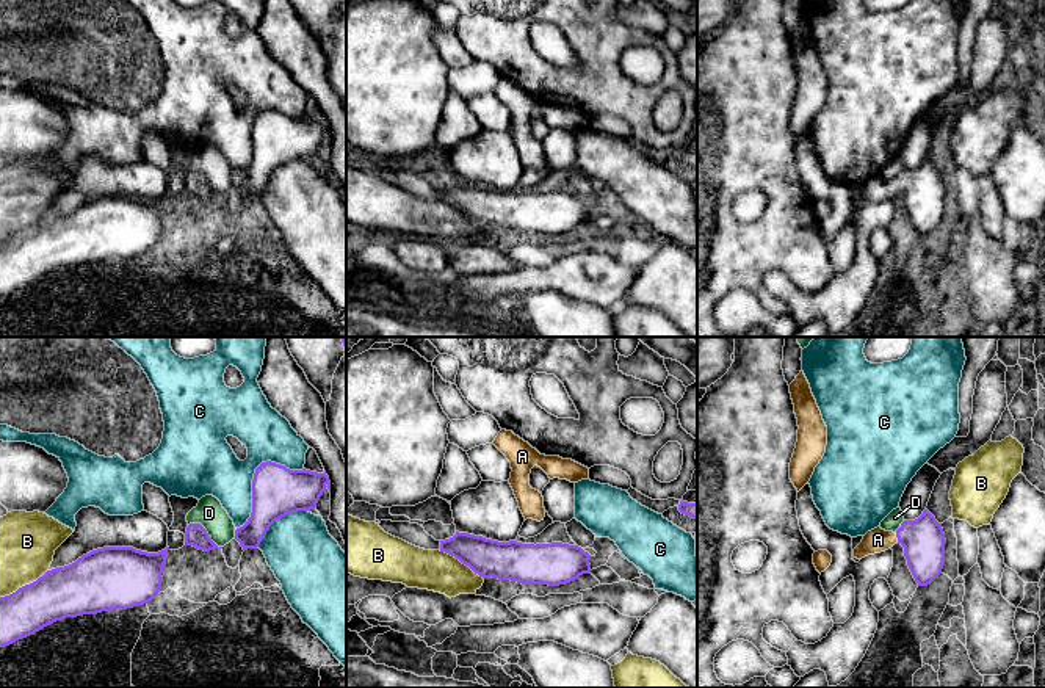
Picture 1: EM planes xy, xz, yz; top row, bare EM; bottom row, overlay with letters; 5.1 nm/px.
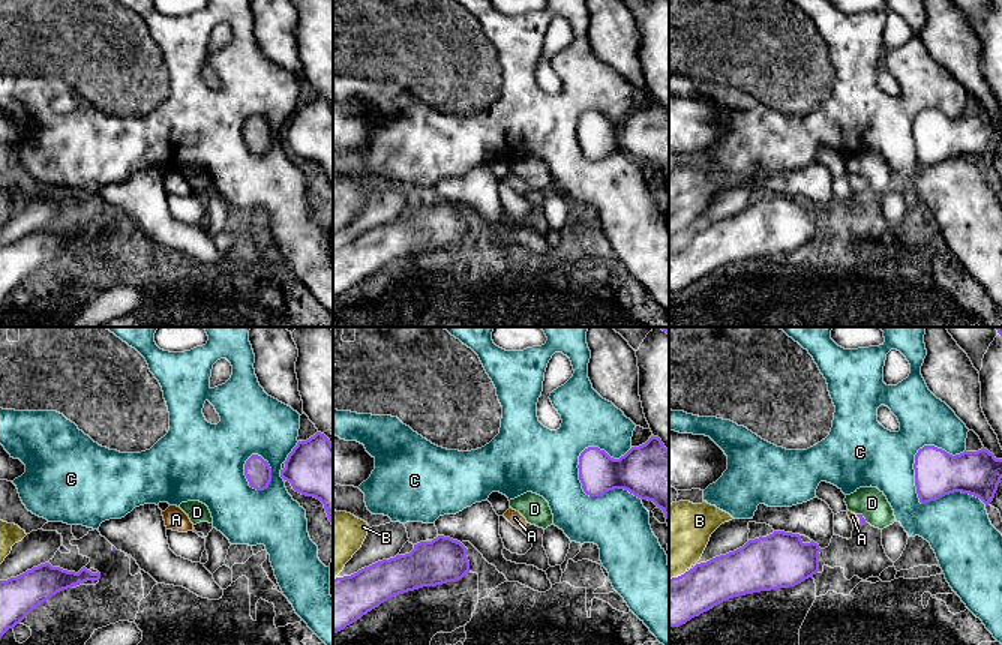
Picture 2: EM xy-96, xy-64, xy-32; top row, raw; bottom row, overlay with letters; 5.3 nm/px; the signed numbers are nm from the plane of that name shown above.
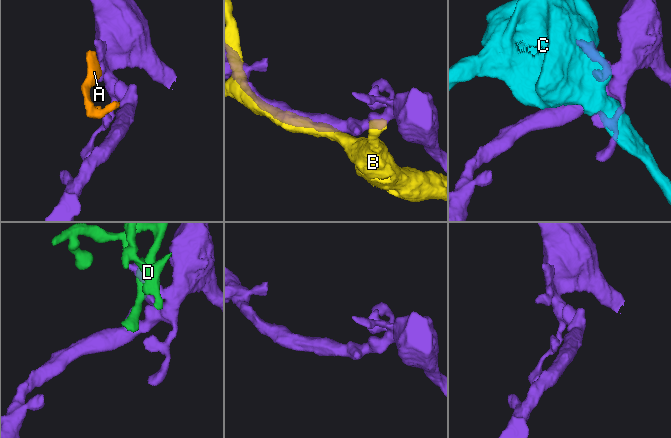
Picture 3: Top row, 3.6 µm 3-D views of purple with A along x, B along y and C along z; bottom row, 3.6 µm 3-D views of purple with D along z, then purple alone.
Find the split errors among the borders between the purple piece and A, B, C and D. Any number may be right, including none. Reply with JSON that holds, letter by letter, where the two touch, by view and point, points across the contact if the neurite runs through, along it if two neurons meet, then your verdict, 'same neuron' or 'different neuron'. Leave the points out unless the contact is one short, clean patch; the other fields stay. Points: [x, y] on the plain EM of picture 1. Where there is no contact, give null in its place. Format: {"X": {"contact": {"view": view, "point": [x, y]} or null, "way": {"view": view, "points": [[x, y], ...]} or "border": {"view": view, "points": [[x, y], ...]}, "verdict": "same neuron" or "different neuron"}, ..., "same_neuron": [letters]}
{"A": {"contact": {"view": "yz", "point": [896, 185]}, "way": {"view": "yz", "points": [[923, 188], [917, 185], [896, 185], [878, 188]]}, "verdict": "same neuron"}, "B": {"contact": {"view": "xy", "point": [25, 234]}, "verdict": "different neuron"}, "C": {"contact": {"view": "xy", "point": [254, 126]}, "verdict": "different neuron"}, "D": {"contact": {"view": "xy", "point": [206, 181]}, "verdict": "different neuron"}, "same_neuron": ["A"]}

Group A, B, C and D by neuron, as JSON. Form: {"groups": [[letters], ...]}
{"groups": [["A"], ["B"], ["C"], ["D"]]}

